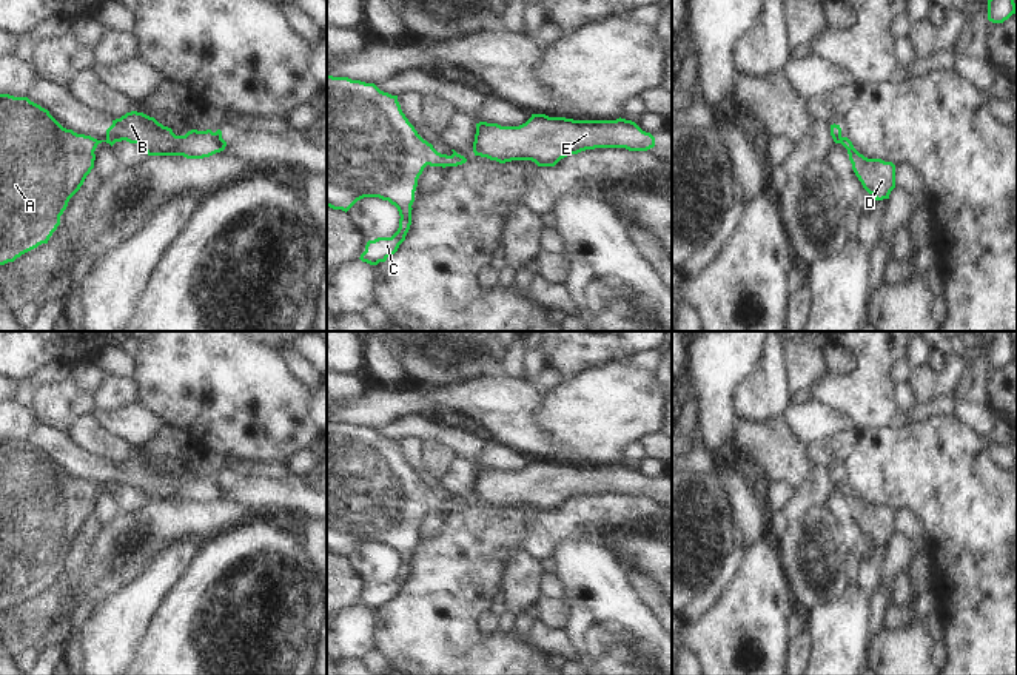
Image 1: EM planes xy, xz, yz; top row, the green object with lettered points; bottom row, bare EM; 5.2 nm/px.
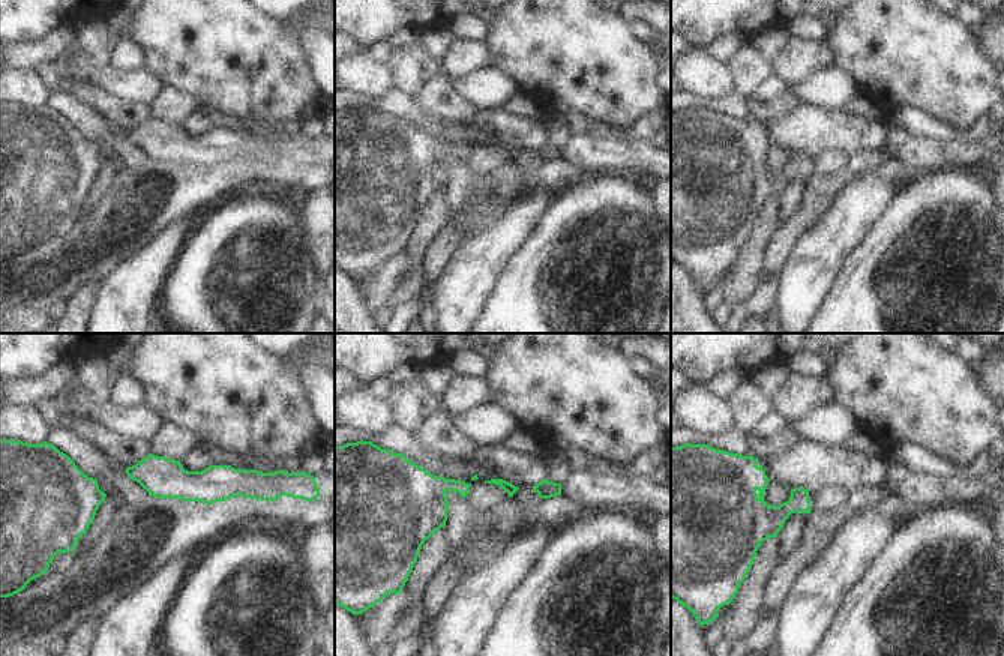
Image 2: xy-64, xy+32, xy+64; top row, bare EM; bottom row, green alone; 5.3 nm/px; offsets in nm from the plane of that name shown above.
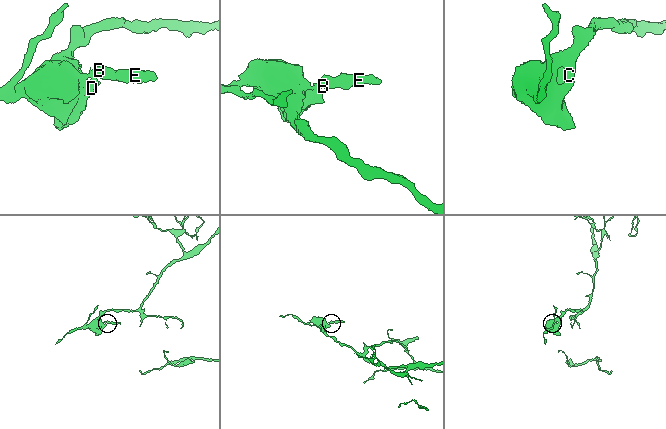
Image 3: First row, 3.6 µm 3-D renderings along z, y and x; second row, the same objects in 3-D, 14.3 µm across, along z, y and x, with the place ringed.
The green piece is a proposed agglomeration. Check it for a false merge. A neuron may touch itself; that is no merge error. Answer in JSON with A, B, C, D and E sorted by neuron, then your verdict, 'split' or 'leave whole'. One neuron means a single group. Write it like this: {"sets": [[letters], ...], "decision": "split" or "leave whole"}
{"sets": [["A", "C", "D"], ["B", "E"]], "decision": "split"}

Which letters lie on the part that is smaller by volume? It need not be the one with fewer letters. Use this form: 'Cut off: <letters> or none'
Cut off: B, E.

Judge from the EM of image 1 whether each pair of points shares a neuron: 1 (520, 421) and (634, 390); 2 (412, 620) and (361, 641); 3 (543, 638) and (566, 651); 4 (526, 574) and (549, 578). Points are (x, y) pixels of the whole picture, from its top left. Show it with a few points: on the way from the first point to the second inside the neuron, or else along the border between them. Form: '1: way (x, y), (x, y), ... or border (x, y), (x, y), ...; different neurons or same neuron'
1: border (541, 392), (535, 421), (560, 443); different neurons
2: border (375, 611), (372, 648); different neurons
3: way (549, 640), (560, 646); same neuron
4: border (547, 567), (541, 577), (543, 597); different neurons

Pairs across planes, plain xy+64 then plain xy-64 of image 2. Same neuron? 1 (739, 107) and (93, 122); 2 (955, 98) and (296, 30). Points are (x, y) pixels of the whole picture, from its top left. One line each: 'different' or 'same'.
1: same
2: different

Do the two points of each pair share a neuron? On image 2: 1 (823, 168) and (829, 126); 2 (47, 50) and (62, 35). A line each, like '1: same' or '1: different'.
1: different
2: same

